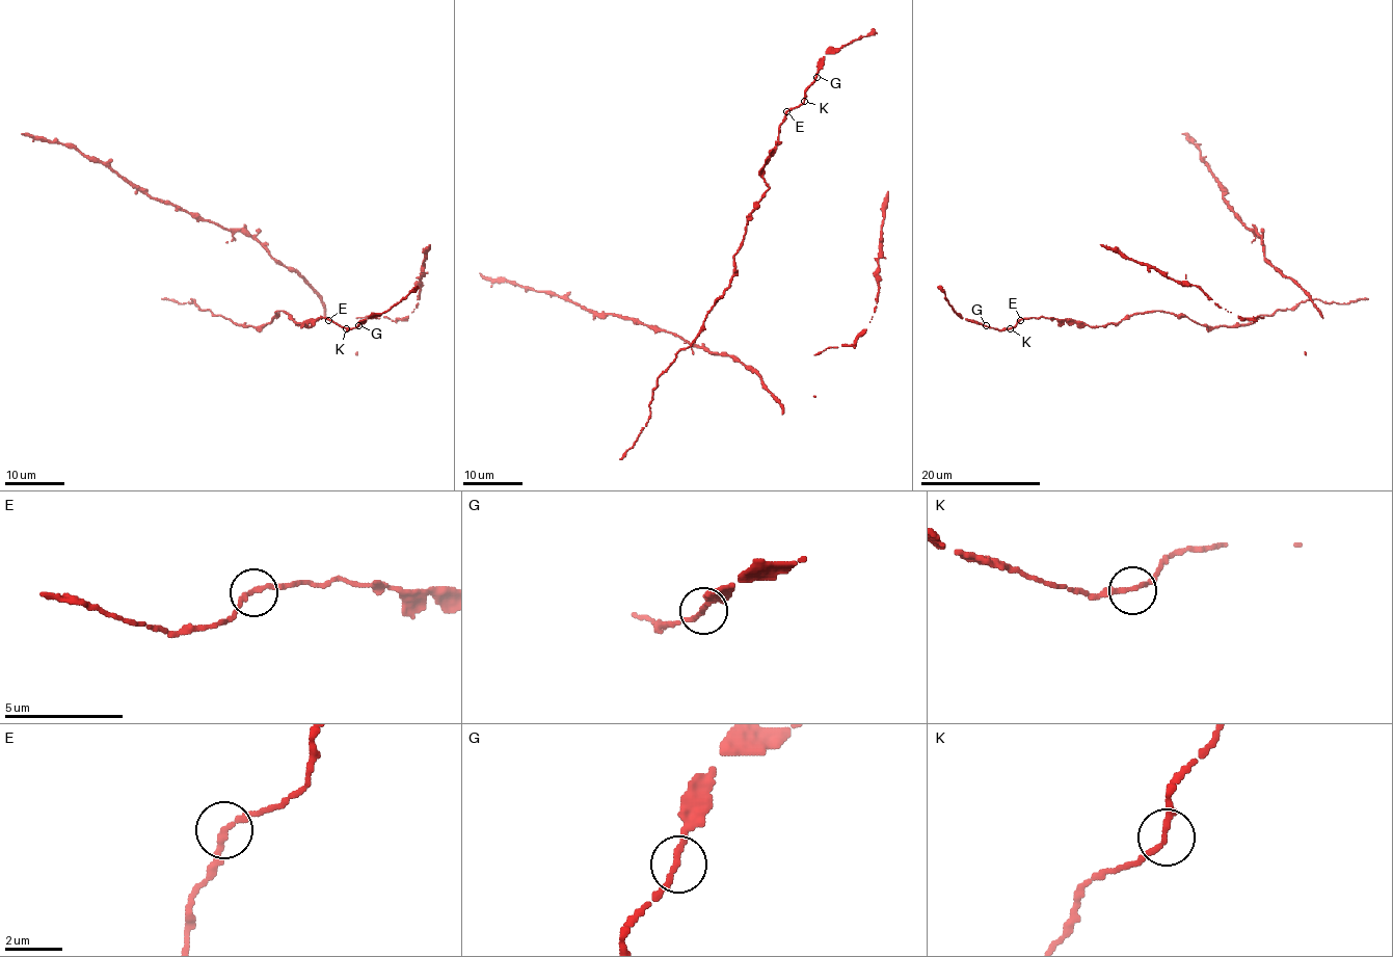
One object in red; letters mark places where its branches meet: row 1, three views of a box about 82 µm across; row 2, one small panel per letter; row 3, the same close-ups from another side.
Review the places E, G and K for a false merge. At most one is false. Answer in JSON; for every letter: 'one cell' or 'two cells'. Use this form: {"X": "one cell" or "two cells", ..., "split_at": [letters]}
{"E": "one cell", "G": "one cell", "K": "one cell", "split_at": []}

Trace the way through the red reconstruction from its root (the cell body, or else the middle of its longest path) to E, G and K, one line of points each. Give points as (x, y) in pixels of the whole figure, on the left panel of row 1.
E: (245, 323), (262, 327), (277, 311), (307, 327), (304, 323), (310, 320), (328, 320)
G: (245, 323), (262, 327), (277, 311), (284, 311), (307, 327), (304, 323), (321, 317), (348, 330), (358, 325)
K: (245, 323), (262, 327), (277, 311), (284, 311), (307, 327), (304, 323), (323, 317), (346, 328)

